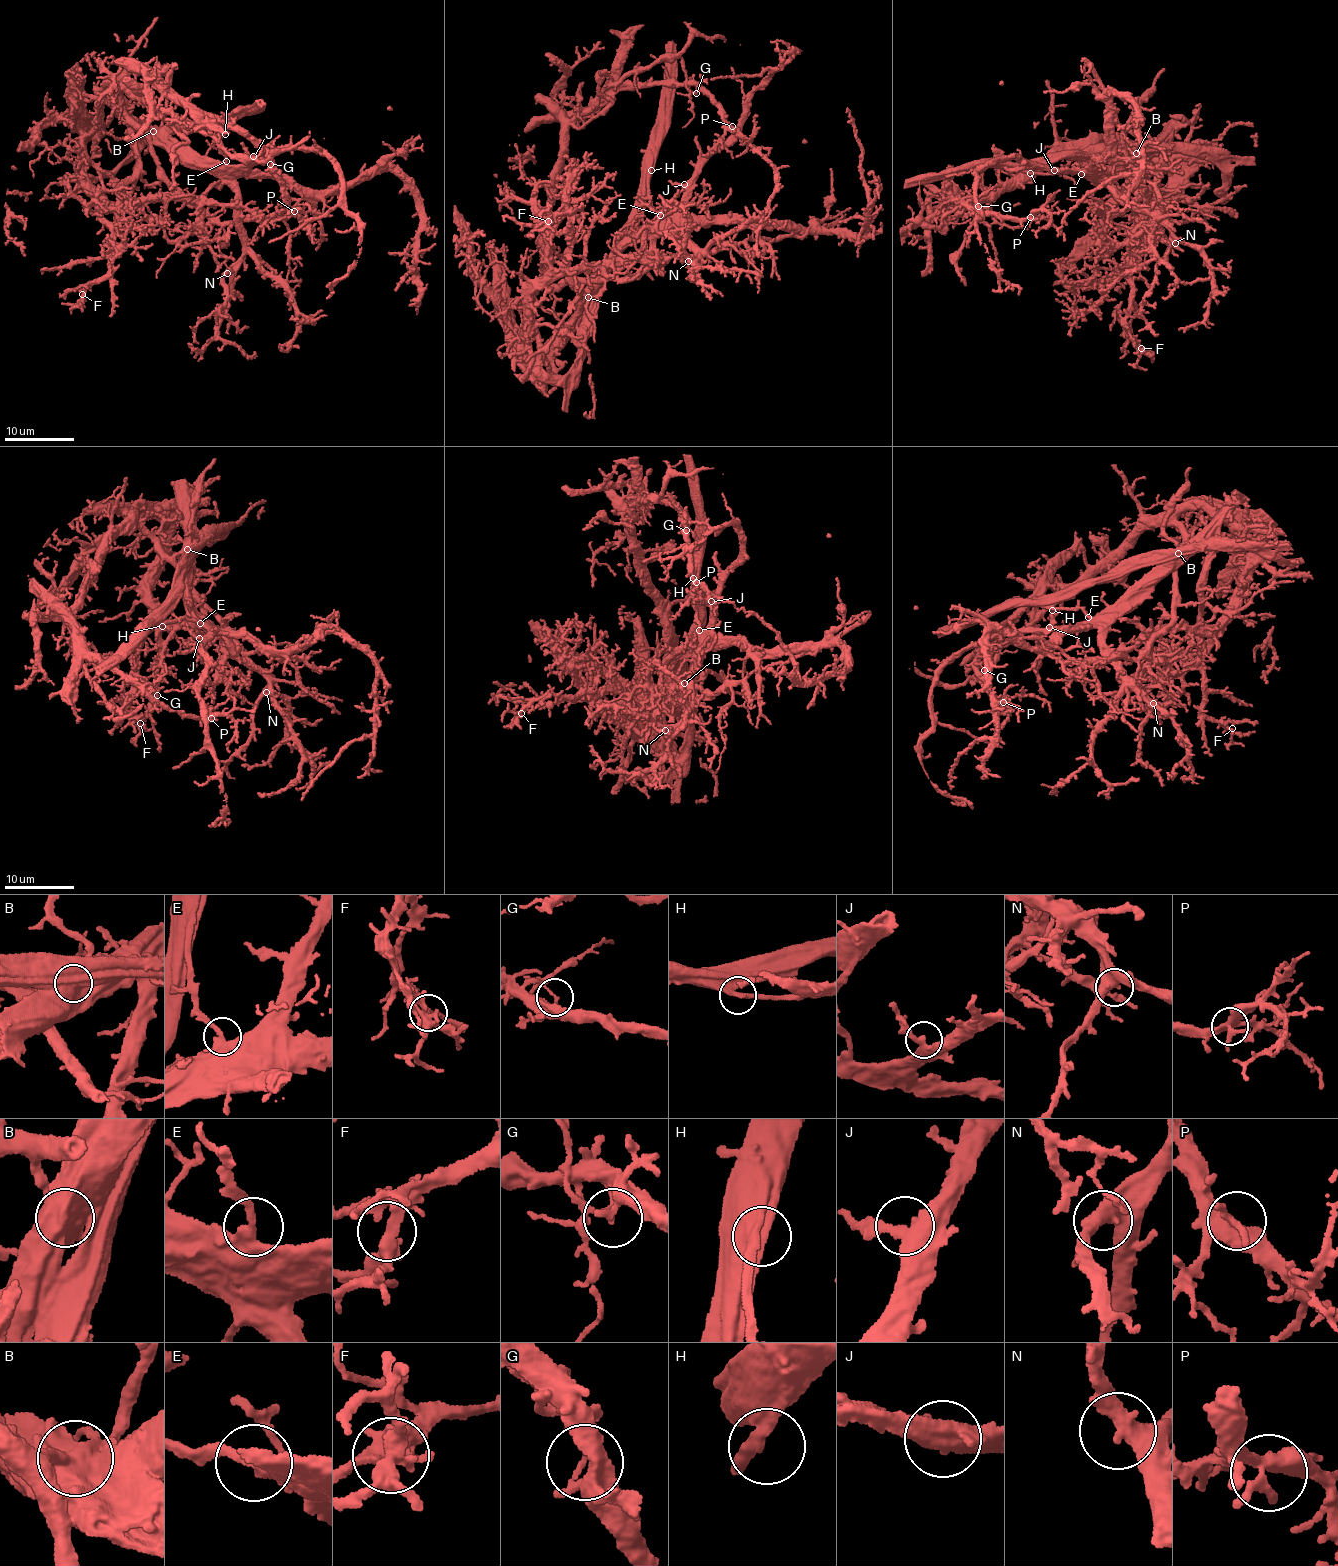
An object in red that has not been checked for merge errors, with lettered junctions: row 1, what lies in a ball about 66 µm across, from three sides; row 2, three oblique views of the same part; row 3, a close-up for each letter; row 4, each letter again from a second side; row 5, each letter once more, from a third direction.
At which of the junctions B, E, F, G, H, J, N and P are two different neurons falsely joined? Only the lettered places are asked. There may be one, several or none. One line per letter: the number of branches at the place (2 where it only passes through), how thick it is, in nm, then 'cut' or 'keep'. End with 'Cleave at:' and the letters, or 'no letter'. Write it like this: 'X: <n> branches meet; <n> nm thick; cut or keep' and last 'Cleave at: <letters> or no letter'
B: 2 branches meet; 800 nm thick; cut
E: 2 branches meet; 360 nm thick; cut
F: 3 branches meet; 320 nm thick; keep
G: 3 branches meet; 130 nm thick; cut
H: 2 branches meet; 360 nm thick; keep
J: 2 branches meet; 400 nm thick; keep
N: 2 branches meet; 550 nm thick; keep
P: 3 branches meet; 340 nm thick; keep
Cleave at: B, E, G

